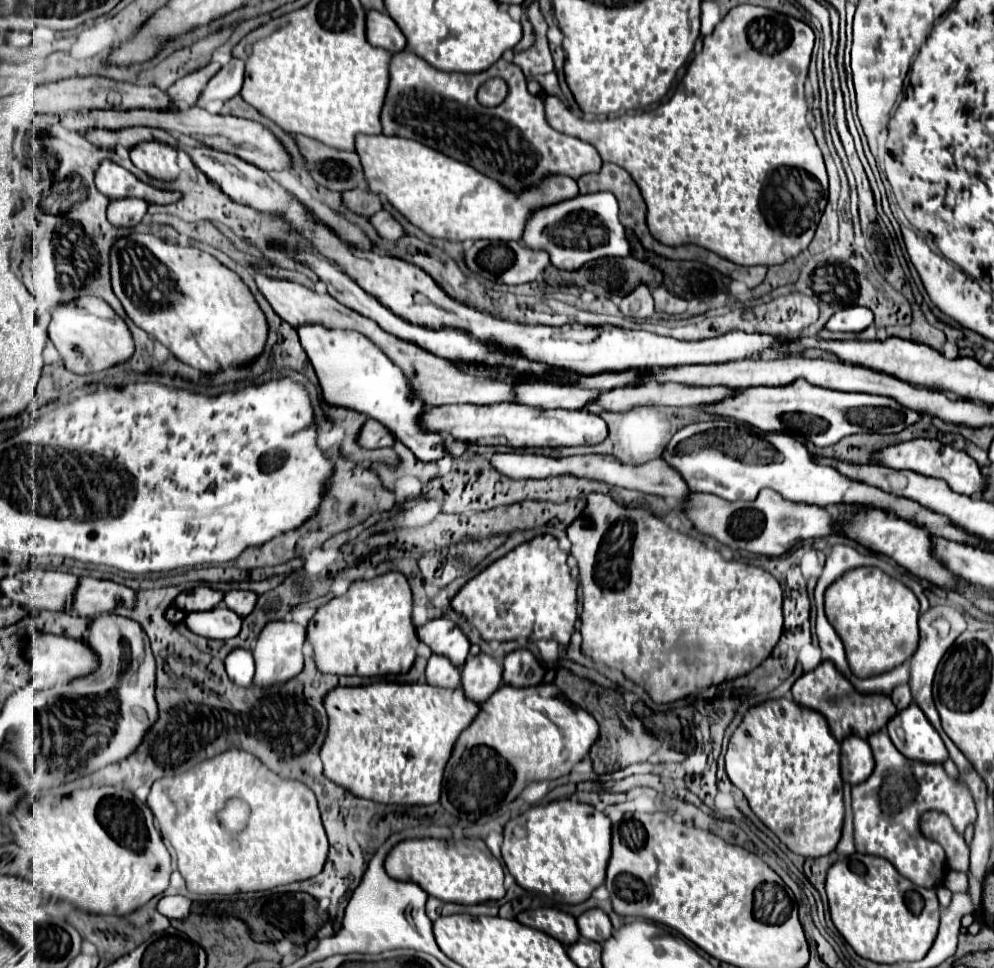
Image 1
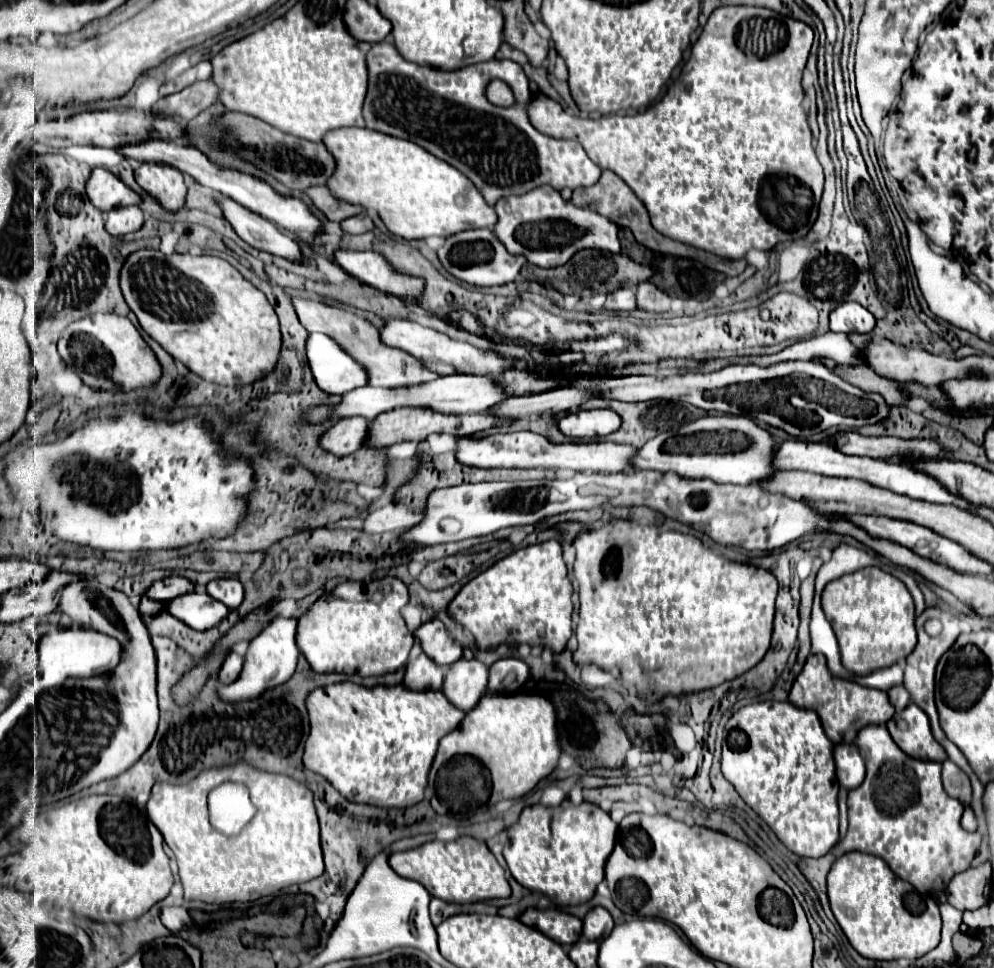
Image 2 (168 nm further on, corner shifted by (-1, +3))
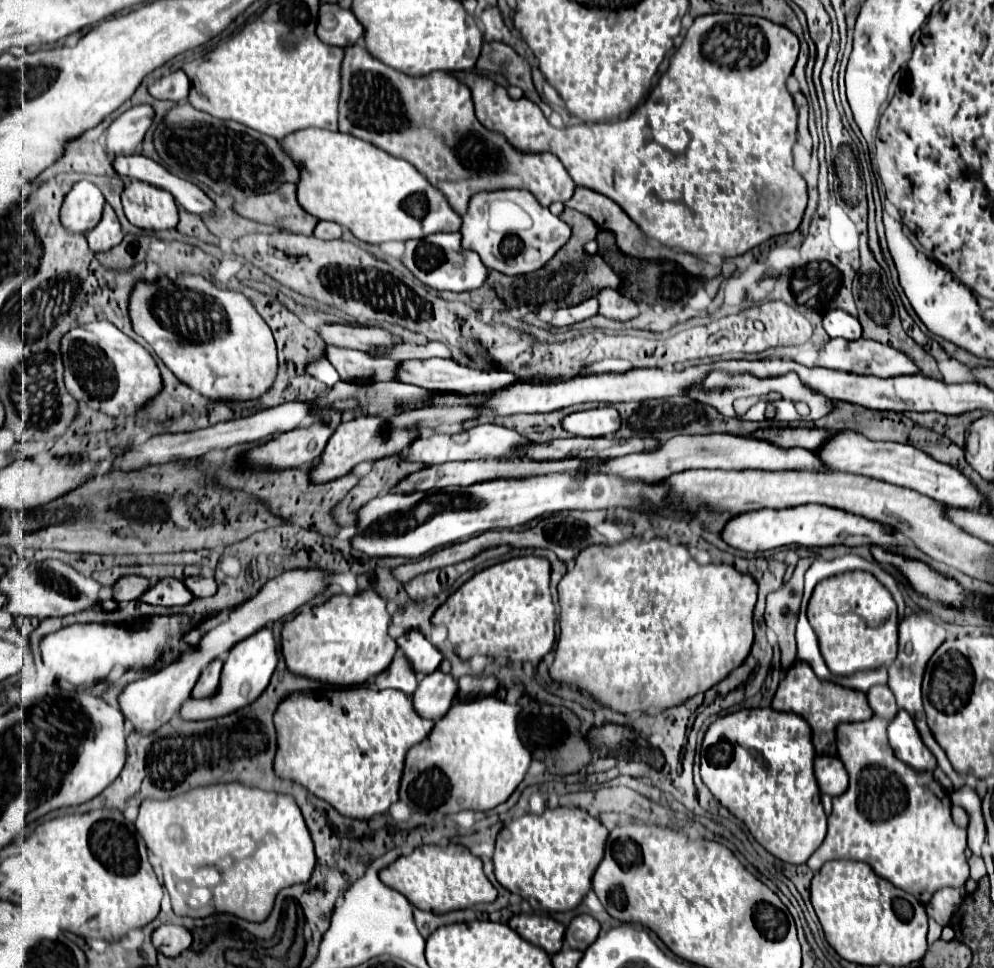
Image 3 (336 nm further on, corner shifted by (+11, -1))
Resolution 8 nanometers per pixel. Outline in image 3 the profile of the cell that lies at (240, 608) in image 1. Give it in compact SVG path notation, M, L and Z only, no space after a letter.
M187 577L183 583L195 597L211 597L217 591L215 579L207 579L207 577Z

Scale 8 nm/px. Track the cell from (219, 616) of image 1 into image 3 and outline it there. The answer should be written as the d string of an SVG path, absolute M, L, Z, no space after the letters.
M165 577L165 579L159 579L155 585L151 585L147 589L147 593L143 593L141 601L145 603L151 603L151 605L165 605L165 607L173 607L173 605L185 605L191 601L191 593L189 589L173 579L173 577Z

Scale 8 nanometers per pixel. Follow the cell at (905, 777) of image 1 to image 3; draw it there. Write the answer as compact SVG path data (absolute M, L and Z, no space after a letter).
M871 717L869 721L861 721L861 723L843 723L843 725L839 725L839 729L837 729L837 755L839 755L839 759L843 761L843 765L845 765L845 769L847 769L847 773L849 773L849 789L847 789L843 795L833 798L833 811L831 811L831 815L828 816L825 841L823 841L823 843L819 845L819 849L809 857L807 865L811 867L811 871L817 873L817 871L821 869L821 865L827 863L827 861L836 859L863 861L863 863L871 865L871 869L873 869L879 877L891 881L895 887L899 887L899 889L911 893L913 897L917 897L919 901L927 903L935 891L939 891L939 889L943 889L943 887L959 889L959 887L963 887L963 883L967 881L967 877L969 877L969 865L967 865L967 859L965 859L967 833L965 833L965 829L961 829L961 827L957 827L957 825L953 823L953 819L951 819L951 801L949 801L949 795L947 795L947 791L945 791L941 785L935 783L933 775L931 775L931 773L913 771L911 767L907 767L905 763L901 763L901 761L893 755L893 749L889 747L889 741L885 739L885 735L887 735L887 725L889 725L889 723L887 723L885 719L879 719L879 717Z

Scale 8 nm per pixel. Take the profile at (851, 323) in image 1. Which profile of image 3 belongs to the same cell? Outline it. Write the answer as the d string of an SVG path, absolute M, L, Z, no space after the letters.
M841 309L829 311L823 319L823 327L829 337L843 337L843 339L859 339L861 337L859 321Z

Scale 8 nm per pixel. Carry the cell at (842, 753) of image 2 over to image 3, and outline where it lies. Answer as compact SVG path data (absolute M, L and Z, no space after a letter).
M819 755L815 757L815 779L821 789L821 793L827 793L831 797L841 795L847 789L847 771L839 757L833 755Z

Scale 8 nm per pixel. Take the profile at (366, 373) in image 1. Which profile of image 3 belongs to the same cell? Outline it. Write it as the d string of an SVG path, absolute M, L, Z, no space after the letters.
M321 359L321 361L317 361L317 363L311 363L311 365L307 367L307 371L309 371L313 377L317 377L319 381L323 381L327 387L333 387L333 385L339 381L339 373L335 371L335 367L333 367L327 359Z

